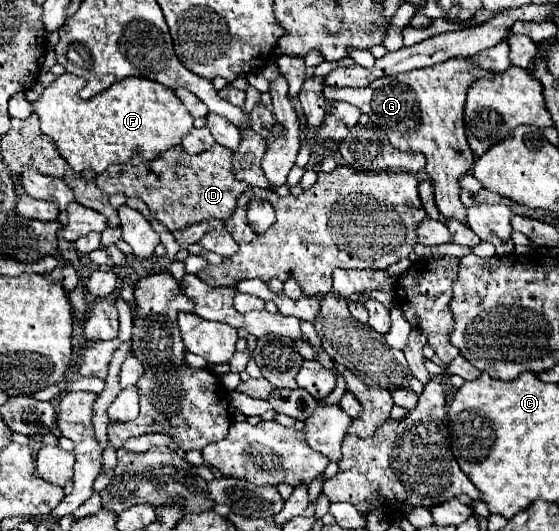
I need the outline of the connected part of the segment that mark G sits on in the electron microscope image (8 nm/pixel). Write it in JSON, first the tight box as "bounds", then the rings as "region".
{"bounds":[323,58,493,224],"region":[[[451,58],[439,66],[377,78],[365,88],[335,90],[331,86],[325,86],[323,96],[327,100],[343,100],[357,106],[371,118],[373,124],[377,124],[389,136],[395,148],[423,152],[427,158],[425,170],[433,180],[439,212],[447,220],[459,220],[467,224],[465,206],[459,200],[459,180],[471,170],[475,158],[465,138],[463,108],[469,86],[479,78],[489,78],[491,74],[493,72],[471,64],[469,58]]]}

